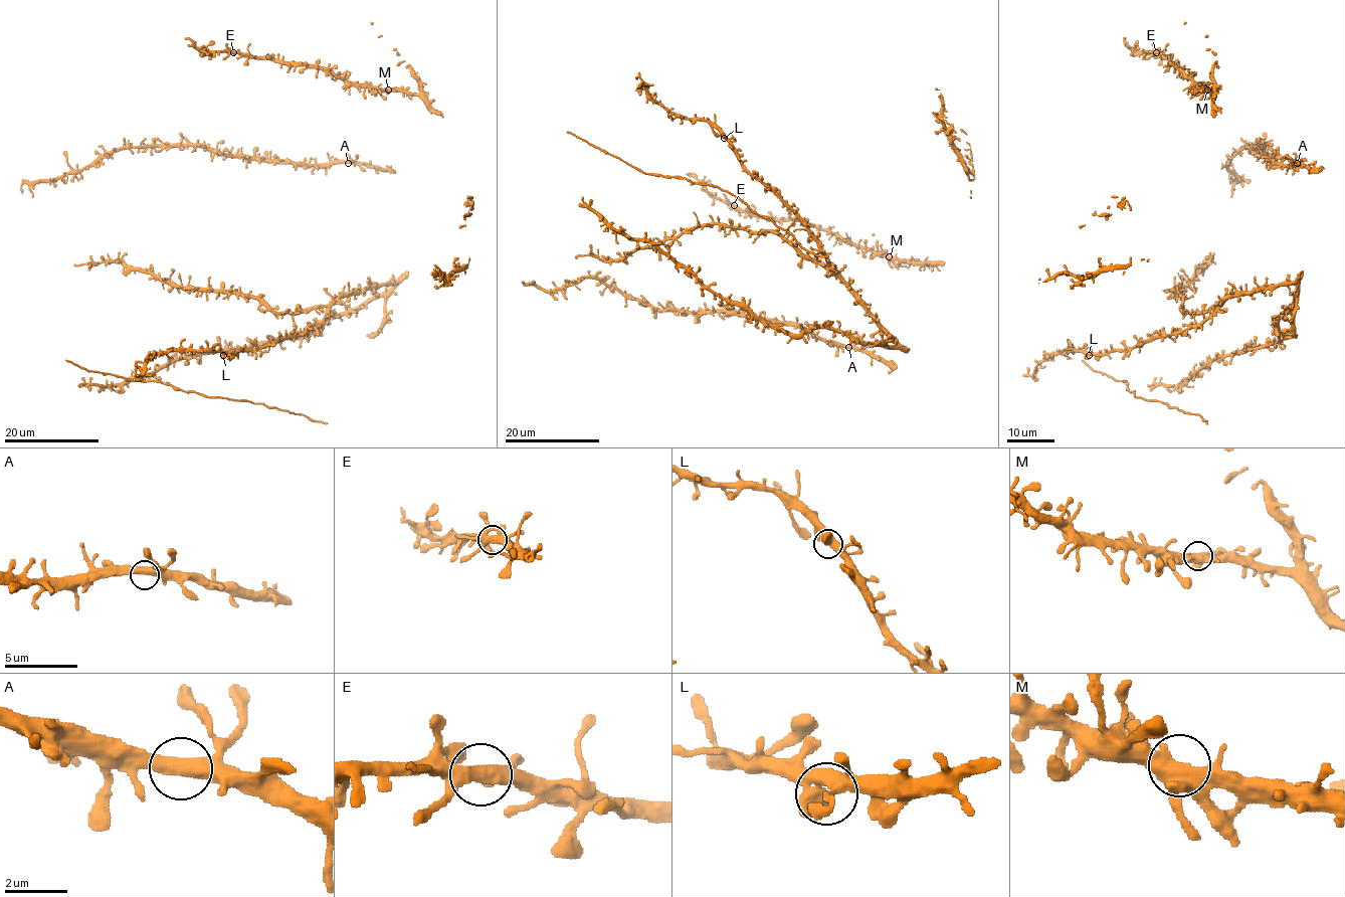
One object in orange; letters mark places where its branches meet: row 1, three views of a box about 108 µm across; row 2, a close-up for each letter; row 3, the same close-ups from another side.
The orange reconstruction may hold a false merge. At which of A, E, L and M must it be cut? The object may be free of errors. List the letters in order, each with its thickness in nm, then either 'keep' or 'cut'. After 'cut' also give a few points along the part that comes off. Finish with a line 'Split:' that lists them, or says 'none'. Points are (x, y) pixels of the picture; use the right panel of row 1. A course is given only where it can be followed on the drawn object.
A: calibre 480 nm; keep
E: calibre 480 nm; keep
L: calibre 550 nm; keep
M: calibre 480 nm; keep
Split: none

